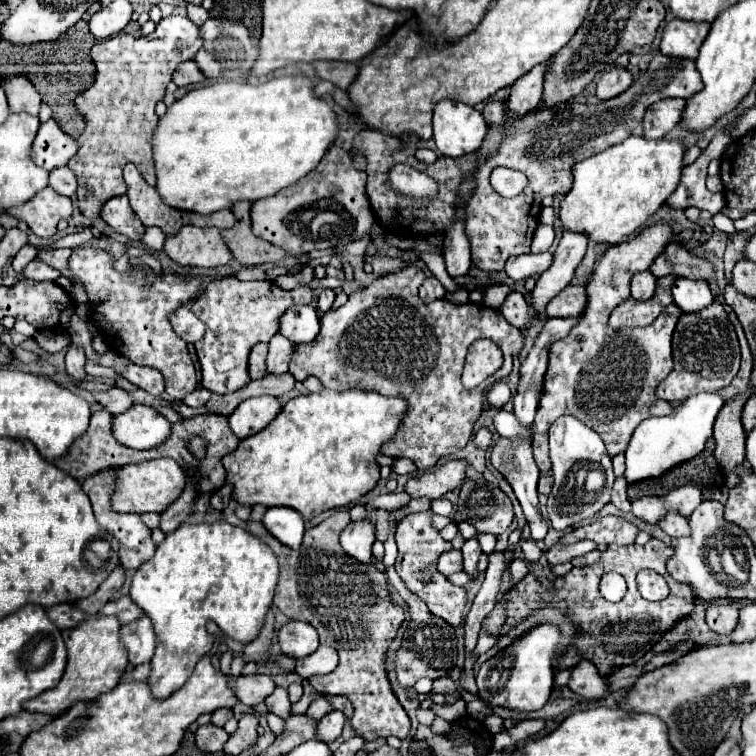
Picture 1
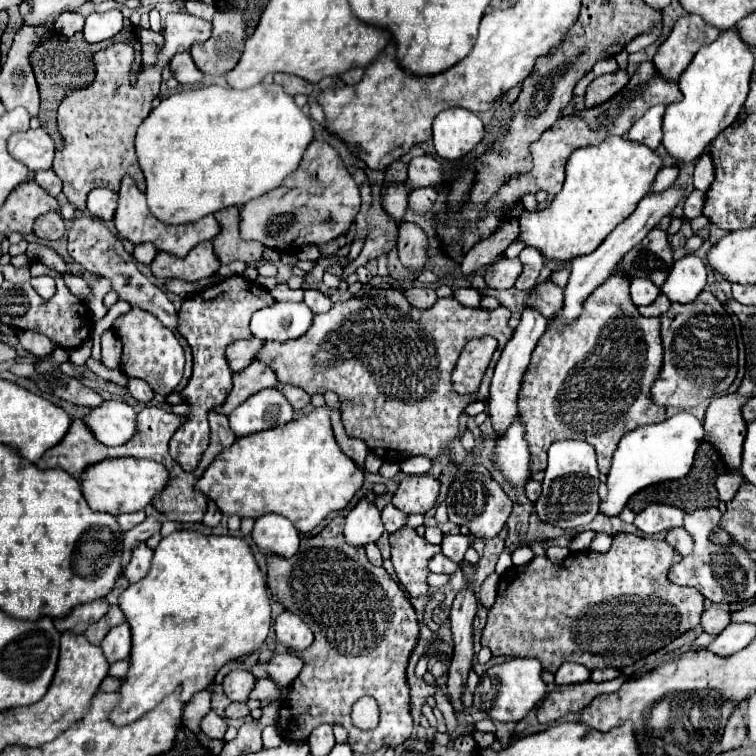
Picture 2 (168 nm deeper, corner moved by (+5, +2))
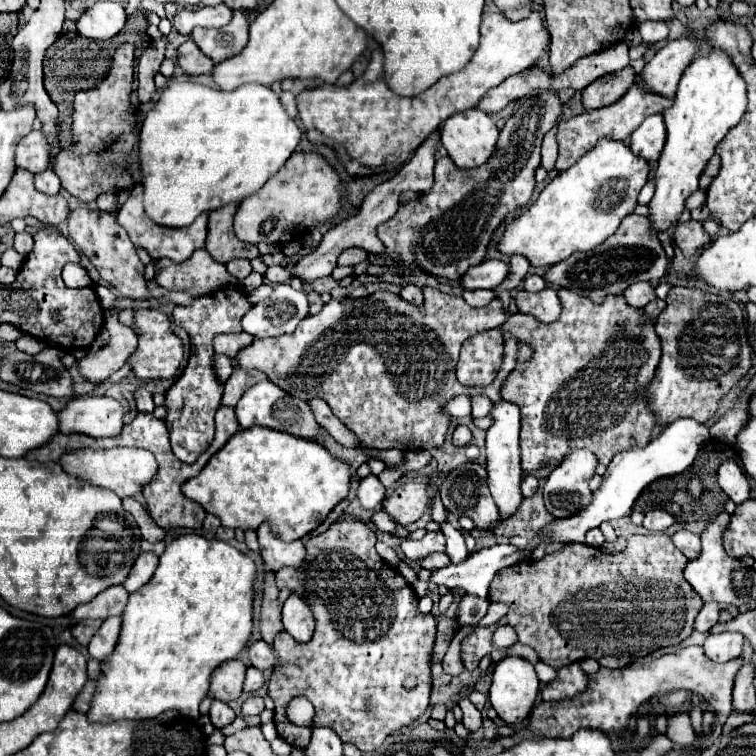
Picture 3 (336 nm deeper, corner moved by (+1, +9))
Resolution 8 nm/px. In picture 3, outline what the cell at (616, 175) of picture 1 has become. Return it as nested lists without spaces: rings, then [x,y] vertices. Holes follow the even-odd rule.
[[[602,137],[594,149],[590,149],[582,159],[578,159],[570,169],[558,173],[540,193],[540,197],[530,205],[522,215],[508,223],[498,249],[506,255],[520,253],[536,267],[552,267],[576,251],[588,251],[606,241],[620,225],[620,221],[630,215],[638,203],[638,193],[646,185],[650,173],[650,163],[632,153],[632,149],[624,141]]]

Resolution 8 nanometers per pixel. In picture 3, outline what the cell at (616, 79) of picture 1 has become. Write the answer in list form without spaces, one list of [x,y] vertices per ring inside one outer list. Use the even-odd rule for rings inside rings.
[[[628,65],[616,73],[608,73],[596,81],[592,81],[582,91],[582,103],[586,109],[598,109],[606,107],[614,101],[618,101],[636,81],[636,71]]]

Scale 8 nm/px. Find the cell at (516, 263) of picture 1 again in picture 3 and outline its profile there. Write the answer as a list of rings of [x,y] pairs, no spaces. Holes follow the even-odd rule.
[[[488,259],[476,265],[474,269],[468,269],[468,273],[462,277],[464,289],[494,289],[500,285],[510,273],[510,265],[502,259]]]

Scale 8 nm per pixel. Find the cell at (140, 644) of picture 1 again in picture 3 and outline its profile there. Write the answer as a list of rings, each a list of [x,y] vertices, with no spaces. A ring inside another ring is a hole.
[[[108,617],[100,631],[92,637],[90,645],[88,645],[88,653],[94,659],[106,659],[114,653],[116,643],[120,639],[120,631],[122,631],[122,619],[120,617]]]

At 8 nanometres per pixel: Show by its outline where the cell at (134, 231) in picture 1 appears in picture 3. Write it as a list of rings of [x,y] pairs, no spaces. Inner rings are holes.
[[[100,195],[98,199],[96,199],[96,205],[102,209],[102,211],[108,211],[108,213],[114,213],[114,211],[118,211],[118,197],[116,195]]]

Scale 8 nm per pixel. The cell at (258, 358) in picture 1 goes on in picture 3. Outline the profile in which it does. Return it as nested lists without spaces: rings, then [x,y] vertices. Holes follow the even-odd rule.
[[[246,331],[238,333],[238,335],[220,335],[214,341],[214,349],[216,349],[216,353],[222,353],[222,355],[226,355],[230,359],[236,359],[236,355],[244,347],[248,347],[252,341],[254,341],[254,335],[250,335]]]

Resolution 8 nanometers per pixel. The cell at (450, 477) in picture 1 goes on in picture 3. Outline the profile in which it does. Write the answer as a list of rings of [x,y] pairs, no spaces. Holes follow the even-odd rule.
[[[404,483],[394,489],[394,493],[384,501],[384,511],[388,511],[400,525],[410,525],[420,519],[430,507],[428,483]]]

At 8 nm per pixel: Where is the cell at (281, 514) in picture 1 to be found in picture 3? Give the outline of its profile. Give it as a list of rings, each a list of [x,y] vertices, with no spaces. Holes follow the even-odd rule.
[[[264,521],[256,533],[258,533],[260,553],[262,553],[262,561],[266,569],[278,571],[286,565],[296,567],[304,561],[306,557],[304,543],[302,541],[282,541],[280,537],[274,535],[272,525],[268,521]]]

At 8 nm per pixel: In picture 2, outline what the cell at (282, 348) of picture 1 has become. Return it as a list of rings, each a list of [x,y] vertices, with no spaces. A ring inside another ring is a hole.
[[[254,360],[248,368],[240,370],[234,374],[234,388],[232,392],[228,394],[226,402],[220,406],[220,412],[224,412],[226,416],[236,408],[240,406],[248,396],[260,392],[262,388],[272,388],[278,384],[276,380],[276,374],[262,362]]]

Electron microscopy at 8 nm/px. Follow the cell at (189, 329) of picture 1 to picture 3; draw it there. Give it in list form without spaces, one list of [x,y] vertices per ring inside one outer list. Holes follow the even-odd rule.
[[[78,207],[68,215],[68,231],[76,247],[90,259],[90,263],[98,269],[100,277],[108,281],[122,297],[130,299],[150,299],[150,289],[144,279],[144,263],[138,259],[136,249],[128,237],[128,233],[116,223],[116,219],[100,209]]]

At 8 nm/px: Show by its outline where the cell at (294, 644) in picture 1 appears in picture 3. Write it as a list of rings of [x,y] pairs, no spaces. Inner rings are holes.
[[[294,593],[288,597],[282,609],[282,625],[296,641],[306,643],[314,635],[314,615],[308,605]]]

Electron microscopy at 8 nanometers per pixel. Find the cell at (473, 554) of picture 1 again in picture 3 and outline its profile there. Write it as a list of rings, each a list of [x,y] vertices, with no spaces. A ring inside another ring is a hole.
[[[462,699],[458,705],[460,705],[462,713],[464,713],[462,725],[464,725],[470,733],[472,733],[472,731],[478,731],[478,729],[480,729],[480,725],[482,725],[482,715],[480,715],[480,711],[472,705],[472,701],[470,701],[470,699]]]

